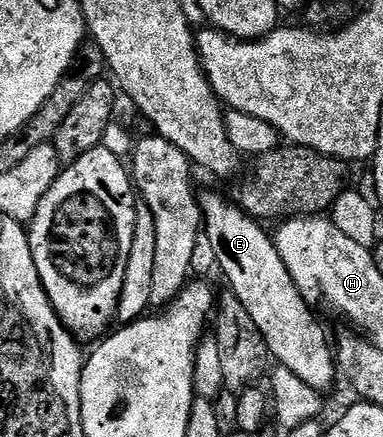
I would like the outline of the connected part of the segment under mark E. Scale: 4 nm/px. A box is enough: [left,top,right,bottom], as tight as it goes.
[199,193,337,392]

